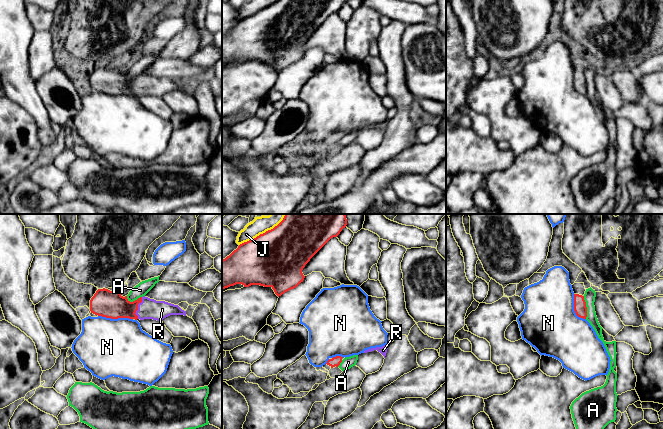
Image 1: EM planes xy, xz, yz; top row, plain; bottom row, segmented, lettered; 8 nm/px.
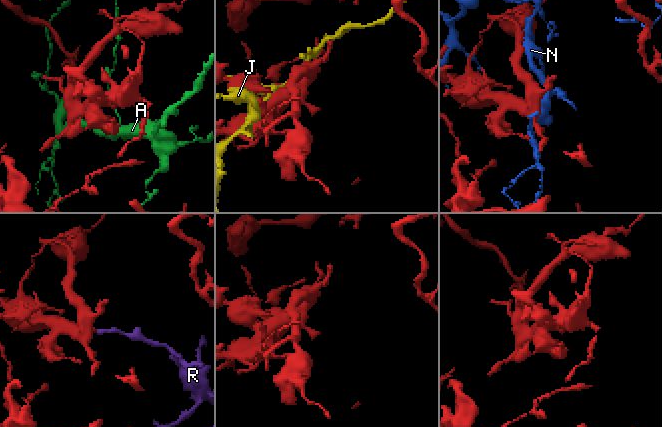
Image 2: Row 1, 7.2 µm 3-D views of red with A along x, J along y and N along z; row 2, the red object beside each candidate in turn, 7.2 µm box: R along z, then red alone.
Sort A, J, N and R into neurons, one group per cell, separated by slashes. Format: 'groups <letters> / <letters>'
groups A / J / N / R

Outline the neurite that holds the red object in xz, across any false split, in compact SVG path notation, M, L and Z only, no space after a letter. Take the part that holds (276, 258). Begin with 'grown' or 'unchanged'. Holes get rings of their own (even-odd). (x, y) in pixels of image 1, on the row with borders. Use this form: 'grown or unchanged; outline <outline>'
unchanged; outline M285 214L283 220L273 229L240 244L222 260L222 289L236 284L244 287L260 285L271 287L278 297L281 296L303 282L305 276L302 270L305 265L331 238L337 237L346 225L345 214Z

